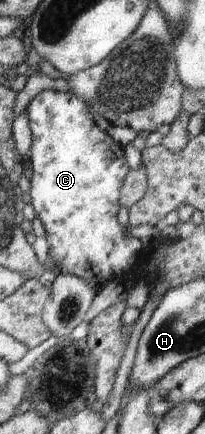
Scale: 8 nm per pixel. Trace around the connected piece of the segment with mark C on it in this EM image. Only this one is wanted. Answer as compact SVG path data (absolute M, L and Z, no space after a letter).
M49 86L39 88L35 95L30 96L24 110L32 133L29 156L32 166L30 207L33 215L40 218L45 230L44 237L49 244L46 267L55 266L60 274L79 276L99 294L104 284L115 282L134 269L138 262L137 254L145 249L140 239L128 236L128 230L120 228L116 220L121 188L130 168L124 157L123 146L96 125L88 105L72 91L58 91Z

